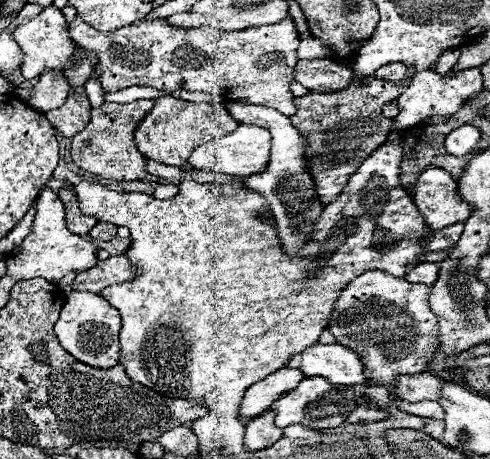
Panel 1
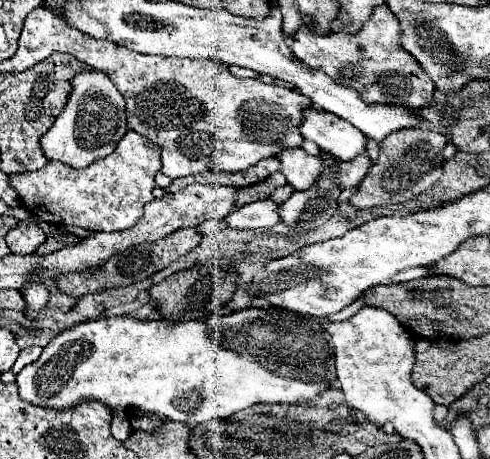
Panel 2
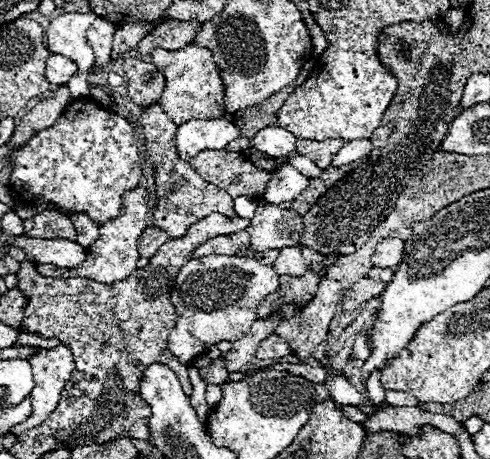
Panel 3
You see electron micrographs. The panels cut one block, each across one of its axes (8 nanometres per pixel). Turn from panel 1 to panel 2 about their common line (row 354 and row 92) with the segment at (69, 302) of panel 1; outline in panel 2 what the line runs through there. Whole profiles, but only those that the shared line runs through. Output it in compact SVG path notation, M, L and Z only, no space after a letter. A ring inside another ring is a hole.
M82 72L72 80L70 100L68 100L66 108L62 110L62 114L54 120L50 130L40 138L40 148L46 156L46 160L58 160L70 168L86 168L92 162L106 158L116 148L116 144L120 142L120 138L124 134L126 134L126 102L122 98L122 94L118 92L118 88L102 72Z

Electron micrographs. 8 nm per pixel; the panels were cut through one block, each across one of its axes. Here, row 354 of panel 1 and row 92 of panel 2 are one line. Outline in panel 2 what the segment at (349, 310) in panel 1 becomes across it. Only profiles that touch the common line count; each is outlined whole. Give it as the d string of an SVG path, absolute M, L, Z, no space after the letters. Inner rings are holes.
M380 6L372 12L370 20L358 34L330 34L320 36L312 34L308 26L302 26L292 36L292 52L296 58L300 58L304 64L326 72L334 82L344 82L358 90L358 94L364 98L364 102L400 102L402 106L412 106L412 110L420 110L420 106L428 106L434 94L434 82L432 78L422 70L422 66L412 58L406 50L400 48L400 28L396 22L396 16L388 10L388 6Z

